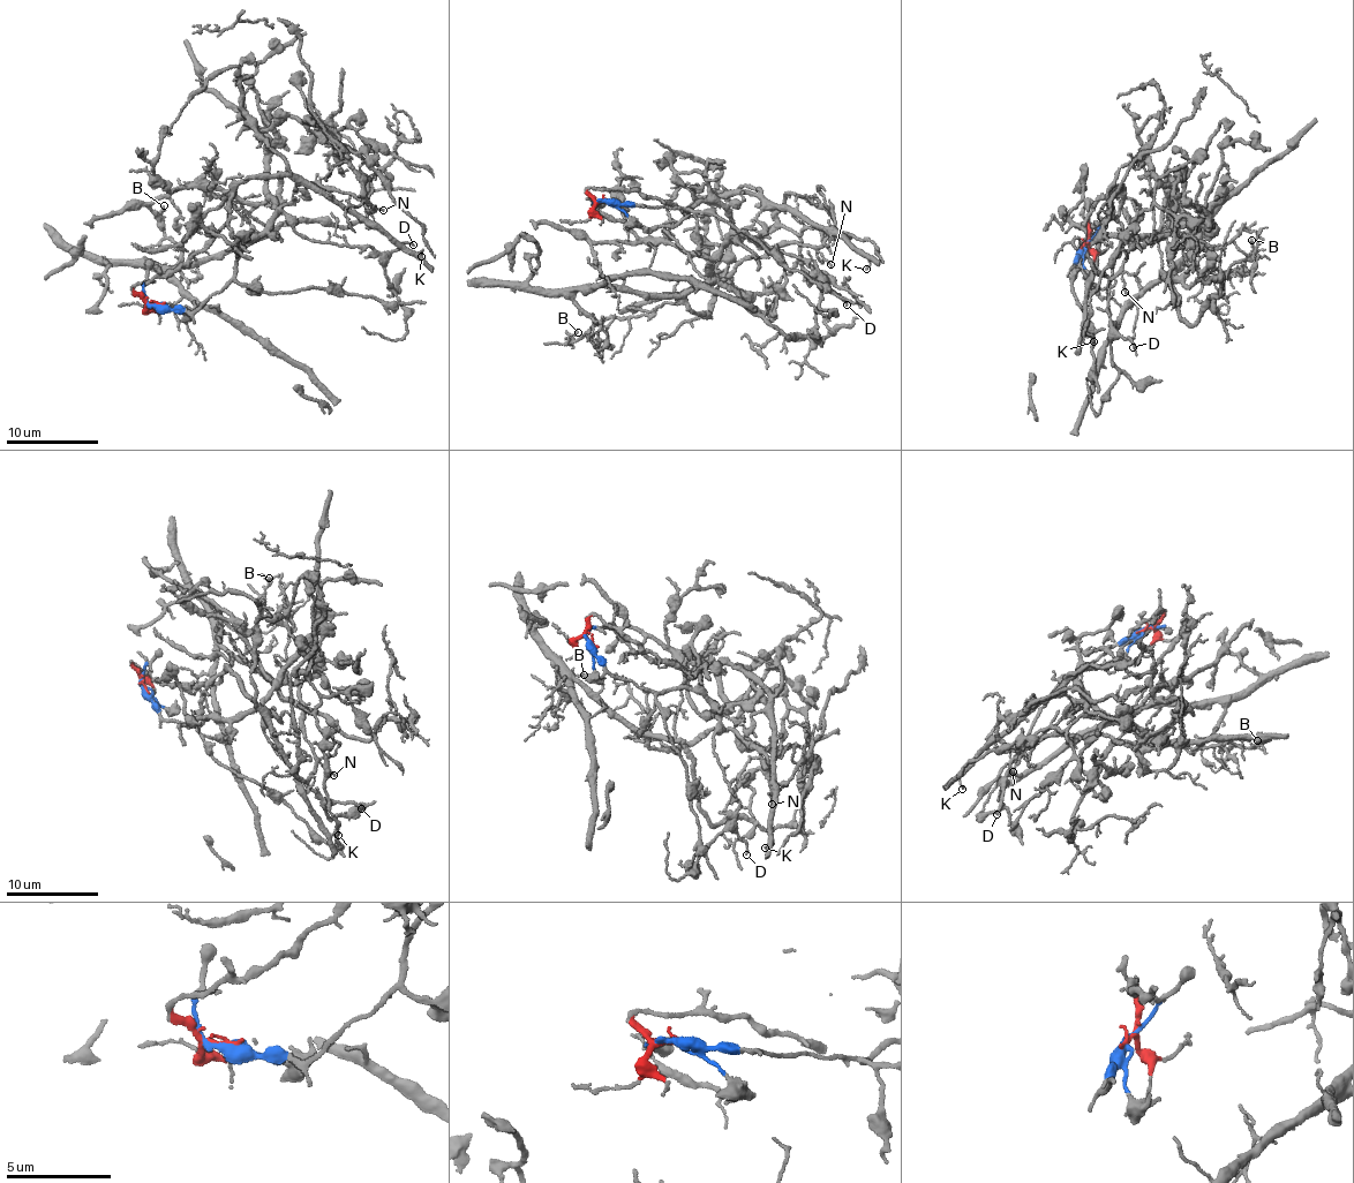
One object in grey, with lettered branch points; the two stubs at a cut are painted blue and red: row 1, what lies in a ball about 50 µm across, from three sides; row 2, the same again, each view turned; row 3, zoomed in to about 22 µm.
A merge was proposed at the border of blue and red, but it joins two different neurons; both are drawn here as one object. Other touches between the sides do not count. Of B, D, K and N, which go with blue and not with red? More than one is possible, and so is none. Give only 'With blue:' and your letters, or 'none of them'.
With blue: B, D, N

